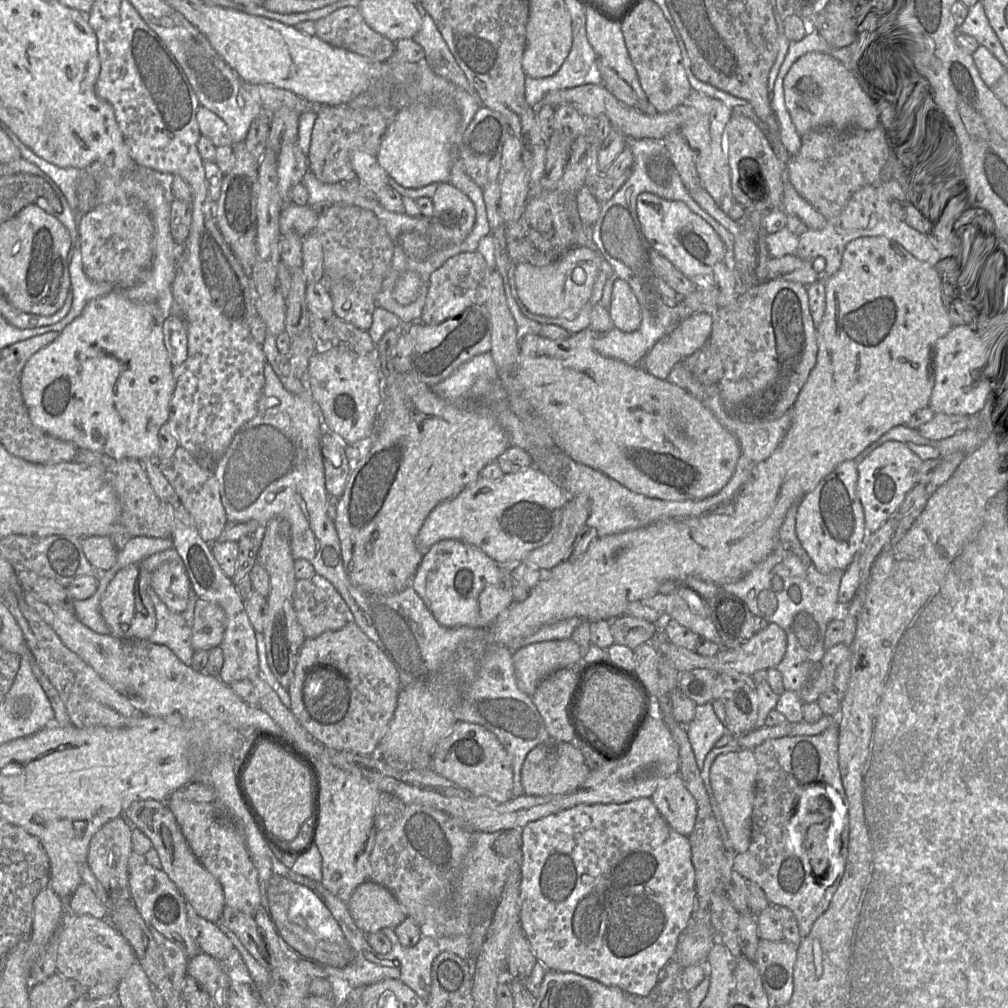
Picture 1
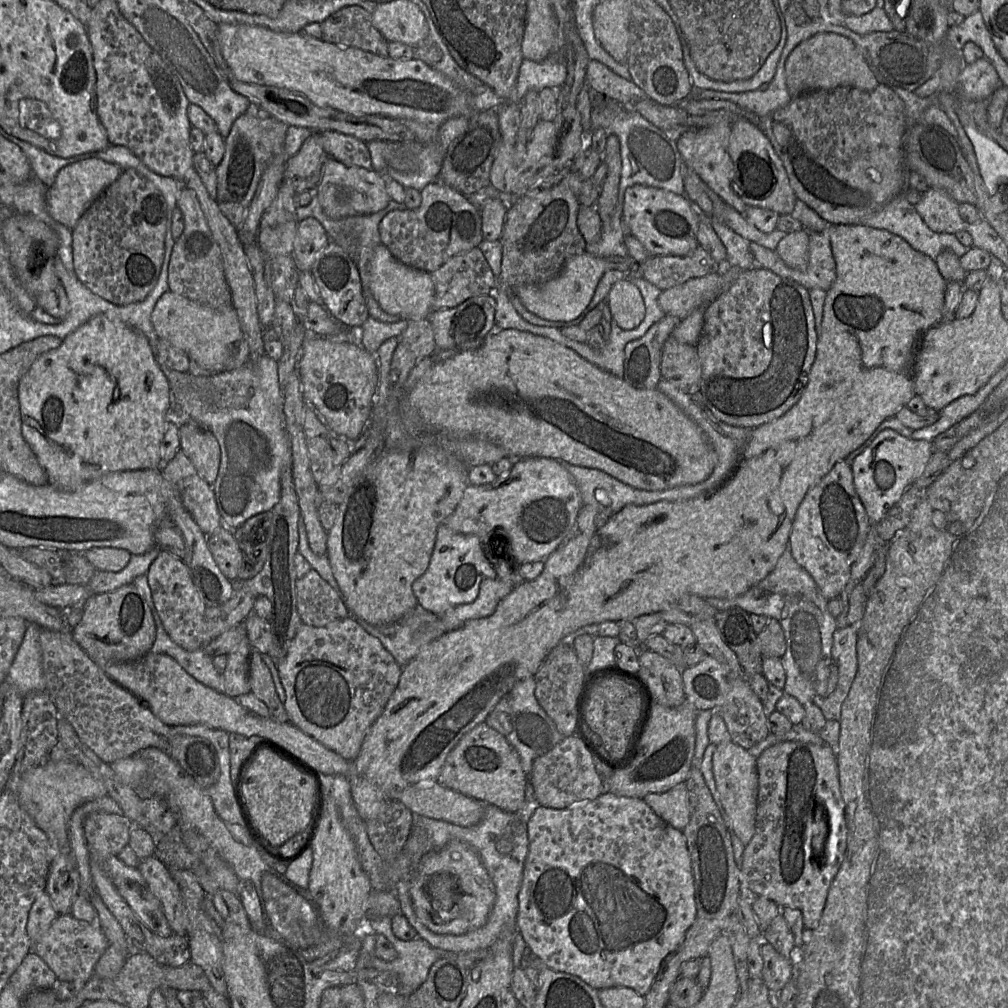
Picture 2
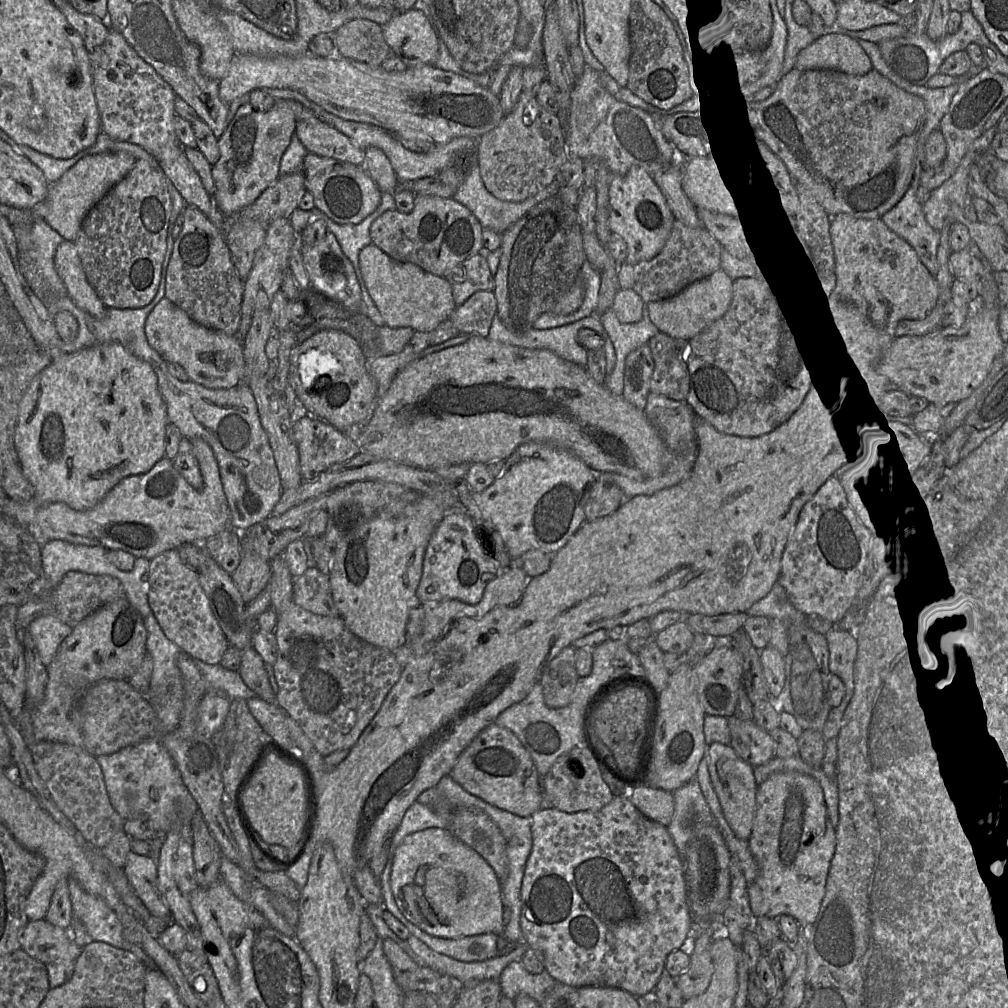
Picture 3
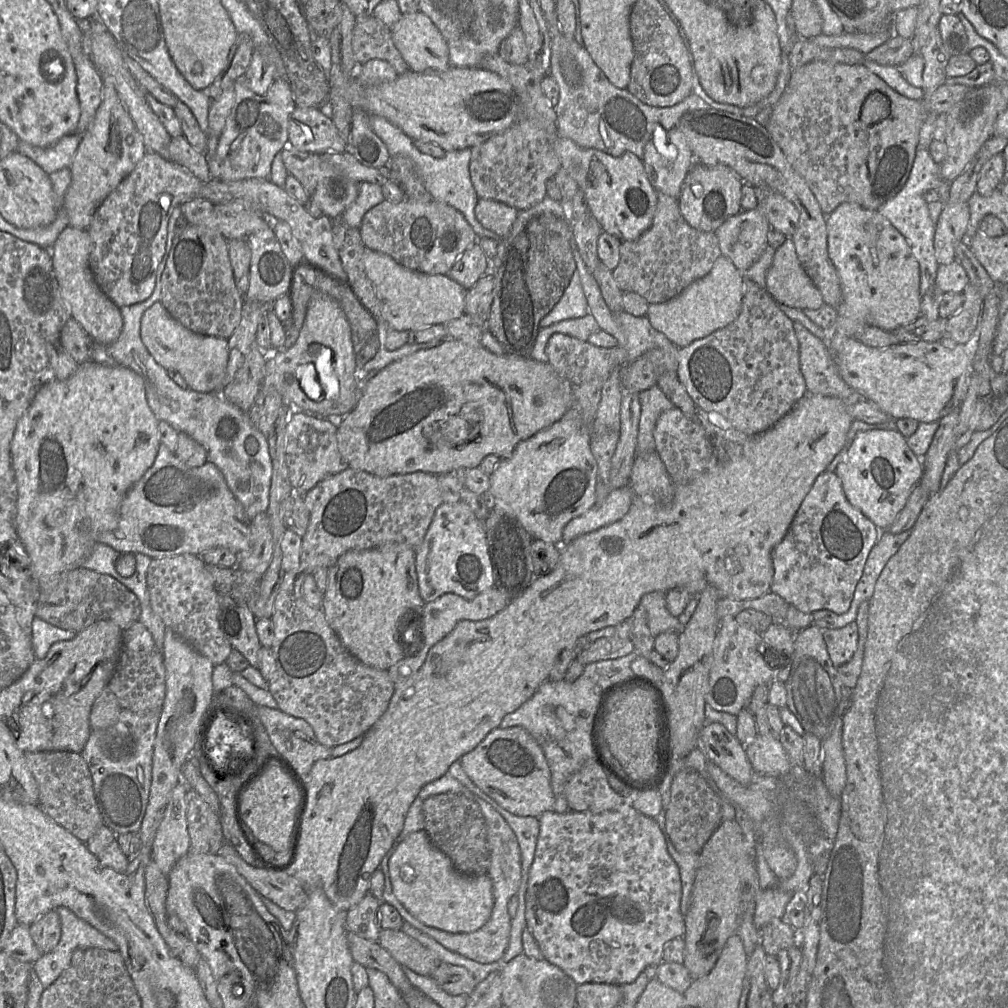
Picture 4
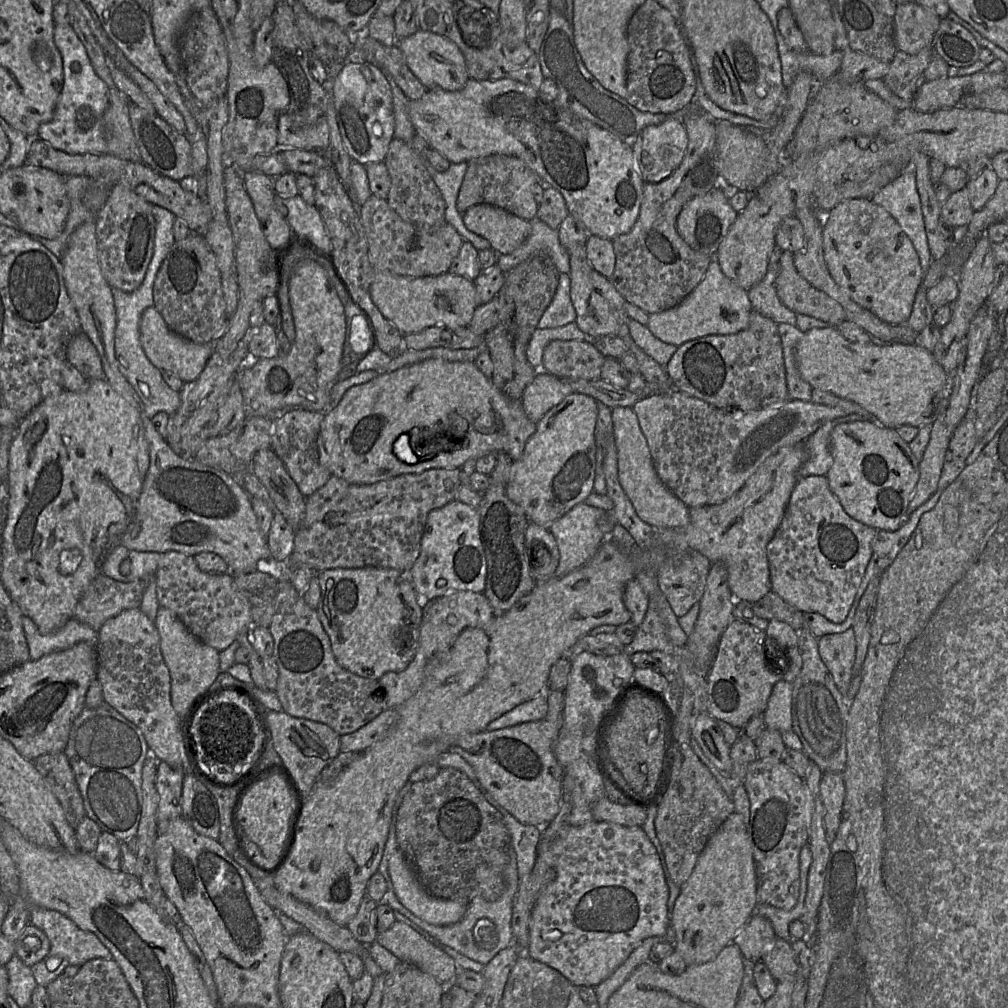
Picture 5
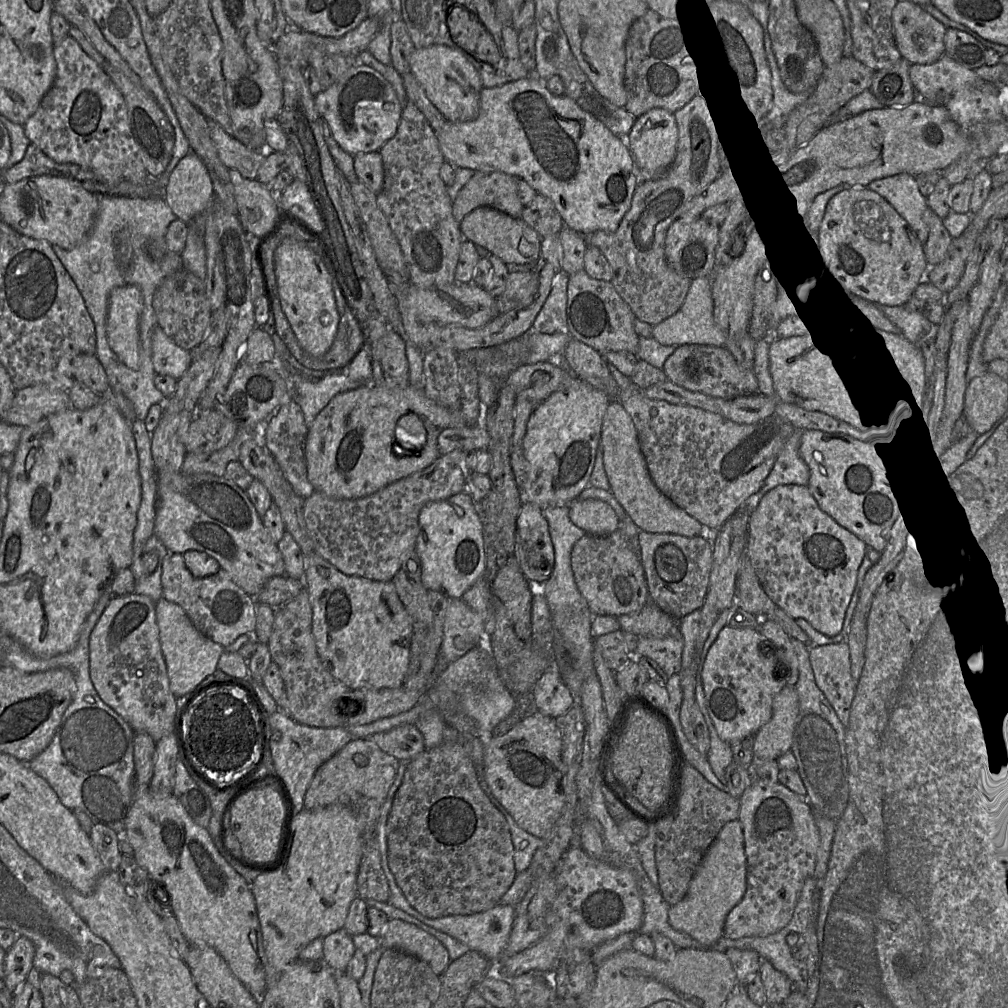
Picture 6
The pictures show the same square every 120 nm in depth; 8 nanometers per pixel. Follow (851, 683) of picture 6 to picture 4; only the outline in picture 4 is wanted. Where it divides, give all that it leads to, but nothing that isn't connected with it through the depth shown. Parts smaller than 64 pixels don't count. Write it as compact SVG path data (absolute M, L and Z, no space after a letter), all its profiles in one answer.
M855 621L842 628L824 629L823 637L835 668L849 662L858 646L858 627Z

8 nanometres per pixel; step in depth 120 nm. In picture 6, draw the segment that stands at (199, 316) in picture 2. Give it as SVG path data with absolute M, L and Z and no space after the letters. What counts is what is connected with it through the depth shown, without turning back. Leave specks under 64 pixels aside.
M158 325L153 330L151 343L155 374L179 380L192 363L191 352L176 345Z

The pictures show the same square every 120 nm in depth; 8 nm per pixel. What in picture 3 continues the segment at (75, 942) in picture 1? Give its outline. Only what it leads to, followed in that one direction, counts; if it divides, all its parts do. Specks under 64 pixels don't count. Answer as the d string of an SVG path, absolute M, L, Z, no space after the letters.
M45 919L29 920L20 936L21 949L44 963L75 962L83 948L75 943L69 928L55 926Z

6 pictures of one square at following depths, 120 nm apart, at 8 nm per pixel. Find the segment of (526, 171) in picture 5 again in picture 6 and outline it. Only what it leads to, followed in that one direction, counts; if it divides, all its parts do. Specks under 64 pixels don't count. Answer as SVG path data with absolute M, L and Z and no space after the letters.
M475 171L453 201L453 216L459 223L478 207L491 207L521 218L524 205L518 194L518 179L500 171Z

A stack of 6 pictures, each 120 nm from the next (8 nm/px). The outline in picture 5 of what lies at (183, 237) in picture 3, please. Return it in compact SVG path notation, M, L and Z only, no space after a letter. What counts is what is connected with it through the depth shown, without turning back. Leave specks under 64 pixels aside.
M191 232L173 244L153 284L154 307L175 334L194 343L216 341L228 326L222 276L204 236Z

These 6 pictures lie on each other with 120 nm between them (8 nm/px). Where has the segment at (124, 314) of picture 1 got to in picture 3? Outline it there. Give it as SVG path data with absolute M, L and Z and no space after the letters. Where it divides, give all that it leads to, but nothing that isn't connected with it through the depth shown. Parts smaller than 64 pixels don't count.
M118 342L102 343L75 352L60 353L32 379L19 403L15 448L22 473L34 487L34 499L42 503L61 502L76 511L86 511L100 503L123 478L147 473L165 456L165 429L168 423L166 404L160 394L158 379L151 365L128 352Z

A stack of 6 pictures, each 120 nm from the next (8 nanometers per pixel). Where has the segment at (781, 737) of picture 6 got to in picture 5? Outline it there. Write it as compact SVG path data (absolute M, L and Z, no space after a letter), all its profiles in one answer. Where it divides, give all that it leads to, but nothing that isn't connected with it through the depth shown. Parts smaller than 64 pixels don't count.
M784 679L774 685L763 713L767 728L781 733L792 730L792 691L793 683Z

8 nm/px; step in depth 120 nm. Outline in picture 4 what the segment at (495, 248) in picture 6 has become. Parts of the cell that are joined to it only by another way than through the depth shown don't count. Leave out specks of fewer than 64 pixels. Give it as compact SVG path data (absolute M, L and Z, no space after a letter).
M480 198L474 209L475 216L481 225L497 234L499 237L506 236L519 210L492 199Z

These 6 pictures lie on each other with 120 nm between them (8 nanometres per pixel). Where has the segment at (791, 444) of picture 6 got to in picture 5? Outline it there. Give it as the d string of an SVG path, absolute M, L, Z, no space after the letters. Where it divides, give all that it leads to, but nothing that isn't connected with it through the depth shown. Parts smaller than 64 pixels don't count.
M843 417L825 422L803 443L808 452L808 459L799 470L799 478L809 475L825 476L833 464L830 431L838 423L845 423Z

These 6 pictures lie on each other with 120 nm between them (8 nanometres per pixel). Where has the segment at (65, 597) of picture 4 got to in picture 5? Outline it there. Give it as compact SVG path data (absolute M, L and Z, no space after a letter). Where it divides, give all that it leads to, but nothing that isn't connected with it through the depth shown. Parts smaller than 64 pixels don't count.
M100 573L92 580L79 599L74 609L73 618L98 632L108 619L124 610L140 608L145 585L146 583L141 580L124 583Z

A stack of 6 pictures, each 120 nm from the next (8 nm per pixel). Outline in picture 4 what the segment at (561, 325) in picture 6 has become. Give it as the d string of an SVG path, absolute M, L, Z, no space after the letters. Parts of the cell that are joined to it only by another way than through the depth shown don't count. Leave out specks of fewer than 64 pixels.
M575 270L563 295L550 312L541 319L539 327L550 326L566 319L580 318L587 314L589 314L587 299L579 273Z

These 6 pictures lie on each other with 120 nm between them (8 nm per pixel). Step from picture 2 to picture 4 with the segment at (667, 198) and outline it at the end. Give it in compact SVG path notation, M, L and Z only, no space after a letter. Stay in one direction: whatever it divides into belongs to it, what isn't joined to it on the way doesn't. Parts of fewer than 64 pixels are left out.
M558 136L554 151L564 169L575 180L587 201L588 211L602 230L621 241L638 239L652 224L658 193L650 183L639 157L626 152L613 157L593 148L582 148L568 138Z

